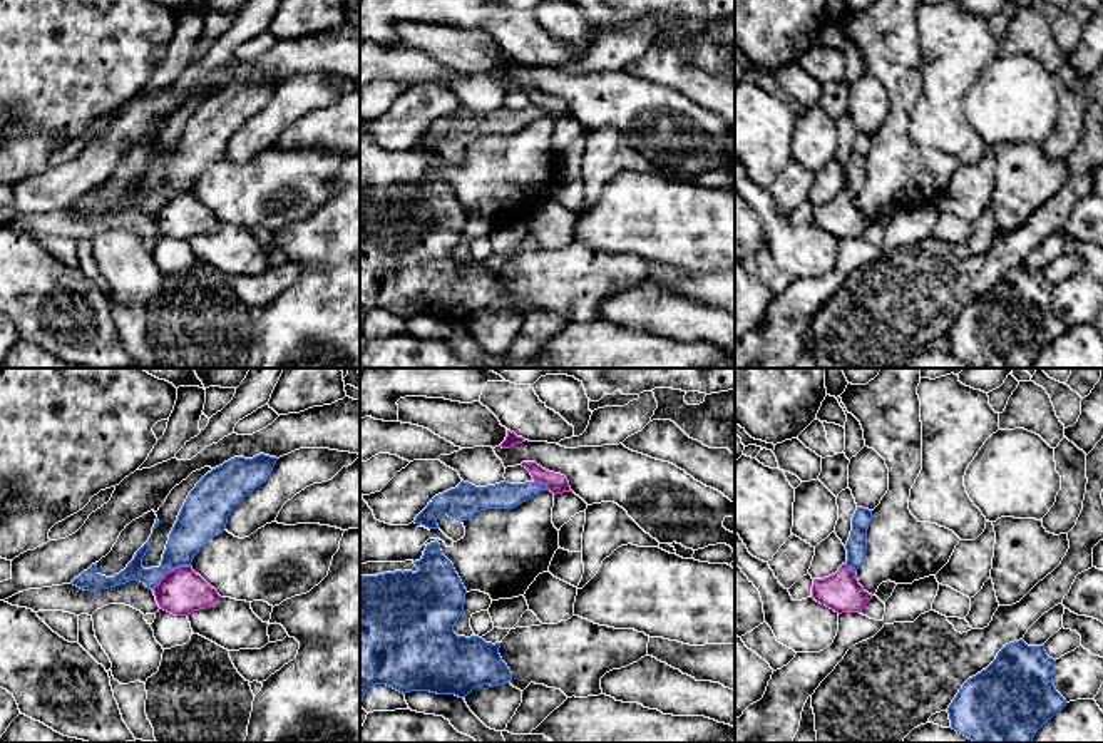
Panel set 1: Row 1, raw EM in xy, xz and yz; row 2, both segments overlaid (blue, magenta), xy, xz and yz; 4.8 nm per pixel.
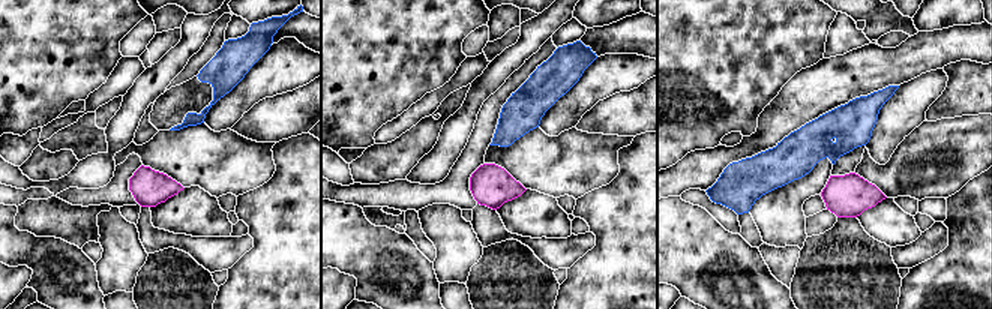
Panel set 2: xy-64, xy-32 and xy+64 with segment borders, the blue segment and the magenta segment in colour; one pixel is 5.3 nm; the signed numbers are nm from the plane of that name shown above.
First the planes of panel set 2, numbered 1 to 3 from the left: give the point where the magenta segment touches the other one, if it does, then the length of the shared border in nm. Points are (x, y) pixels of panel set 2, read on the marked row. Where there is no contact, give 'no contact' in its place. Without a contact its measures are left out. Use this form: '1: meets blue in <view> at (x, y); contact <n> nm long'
1: no contact
2: no contact
3: no contact

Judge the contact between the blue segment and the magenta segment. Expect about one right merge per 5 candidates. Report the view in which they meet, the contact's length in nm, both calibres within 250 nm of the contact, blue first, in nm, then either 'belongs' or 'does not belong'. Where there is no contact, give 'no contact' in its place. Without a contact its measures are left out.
xy | 220 nm | 190/220 nm | does not belong

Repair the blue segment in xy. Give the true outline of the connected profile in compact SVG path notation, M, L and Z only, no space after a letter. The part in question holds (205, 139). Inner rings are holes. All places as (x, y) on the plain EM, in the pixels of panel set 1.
M264 79L253 84L234 82L208 97L189 117L169 159L159 192L142 192L142 182L149 174L147 166L127 192L114 202L100 201L95 187L70 209L84 216L100 216L141 206L154 214L171 194L191 191L199 174L226 154L231 136L268 104L276 85Z

